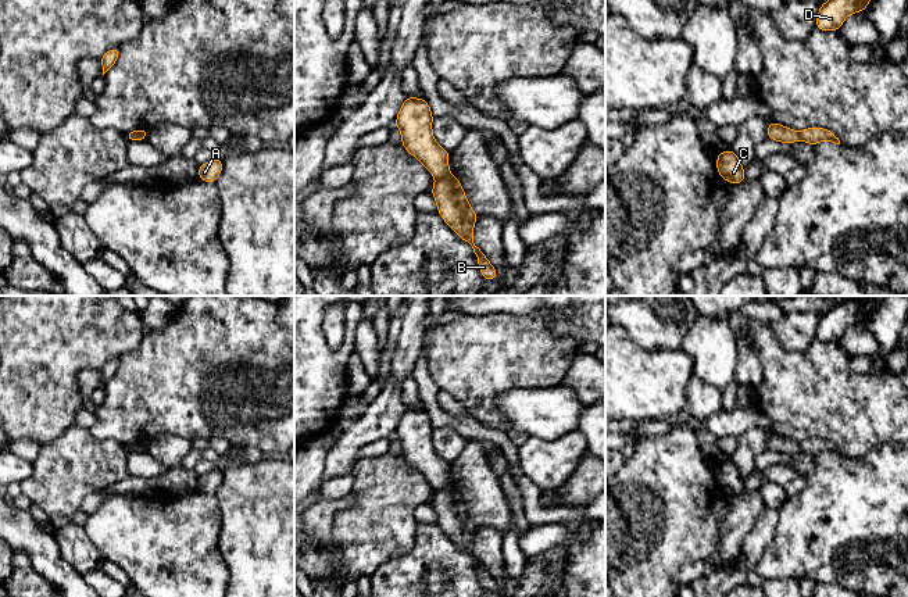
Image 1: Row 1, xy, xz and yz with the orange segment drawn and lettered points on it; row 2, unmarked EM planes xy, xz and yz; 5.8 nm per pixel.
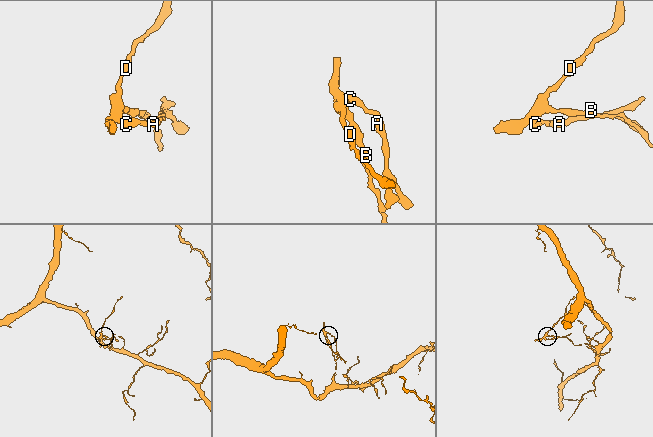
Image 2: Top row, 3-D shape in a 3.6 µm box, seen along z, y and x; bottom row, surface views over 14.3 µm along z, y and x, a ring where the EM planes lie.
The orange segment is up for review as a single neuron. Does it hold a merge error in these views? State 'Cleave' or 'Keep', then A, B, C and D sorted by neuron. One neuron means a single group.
Cleave. Groups: A C D / B

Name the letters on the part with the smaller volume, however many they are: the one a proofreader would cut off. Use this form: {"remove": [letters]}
{"remove": ["A", "C", "D"]}

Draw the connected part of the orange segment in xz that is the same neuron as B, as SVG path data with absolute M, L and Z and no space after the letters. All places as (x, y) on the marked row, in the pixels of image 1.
M448 174L435 182L432 194L437 203L437 211L446 224L457 232L462 240L472 246L473 253L478 255L479 269L485 279L494 280L497 275L496 268L473 243L472 232L478 215L471 208L460 180Z

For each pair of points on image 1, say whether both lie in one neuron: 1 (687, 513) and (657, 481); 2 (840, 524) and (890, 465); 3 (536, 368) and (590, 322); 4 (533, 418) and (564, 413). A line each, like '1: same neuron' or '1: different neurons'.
1: same neuron
2: same neuron
3: different neurons
4: same neuron

